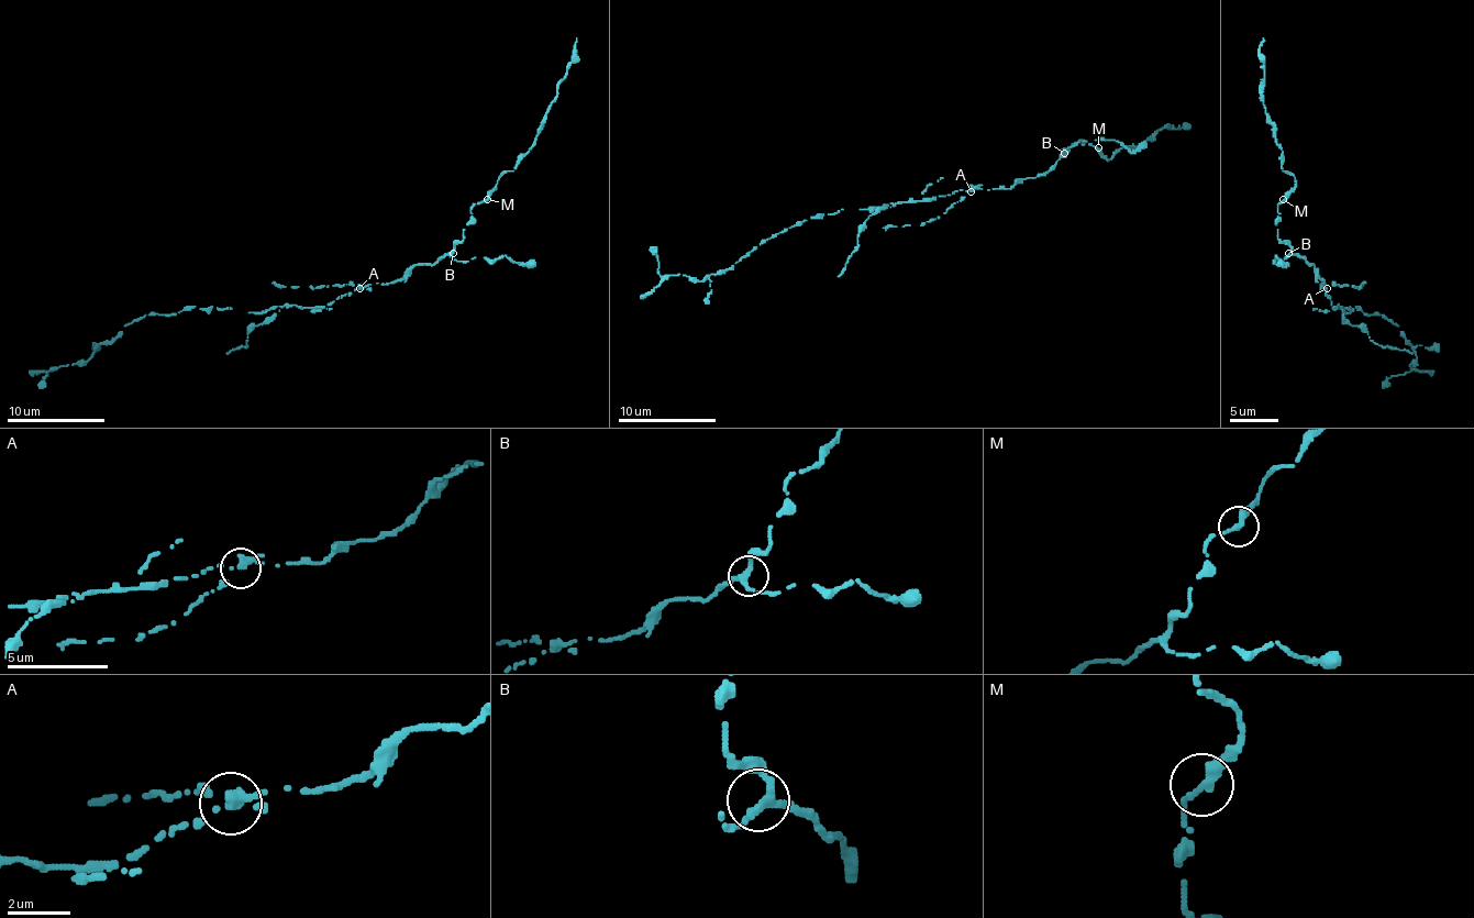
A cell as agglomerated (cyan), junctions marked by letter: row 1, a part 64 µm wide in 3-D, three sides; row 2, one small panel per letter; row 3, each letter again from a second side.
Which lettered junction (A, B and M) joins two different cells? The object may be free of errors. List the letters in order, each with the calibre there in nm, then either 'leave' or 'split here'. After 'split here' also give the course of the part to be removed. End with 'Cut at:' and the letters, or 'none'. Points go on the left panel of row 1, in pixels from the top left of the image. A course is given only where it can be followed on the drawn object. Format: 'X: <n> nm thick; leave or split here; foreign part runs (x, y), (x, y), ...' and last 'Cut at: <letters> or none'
A: 240 nm thick; split here; foreign part runs (359, 287), (323, 307), (287, 305), (265, 311), (189, 307), (133, 319), (87, 361), (51, 367), (39, 387)
B: 280 nm thick; leave
M: 300 nm thick; leave
Cut at: A

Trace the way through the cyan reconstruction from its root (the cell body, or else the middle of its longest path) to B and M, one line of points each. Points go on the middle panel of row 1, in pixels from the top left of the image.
B: (959, 189), (1008, 189), (1027, 177), (1044, 175), (1064, 153)
M: (959, 189), (1008, 189), (1027, 177), (1044, 175), (1078, 141), (1098, 147)

